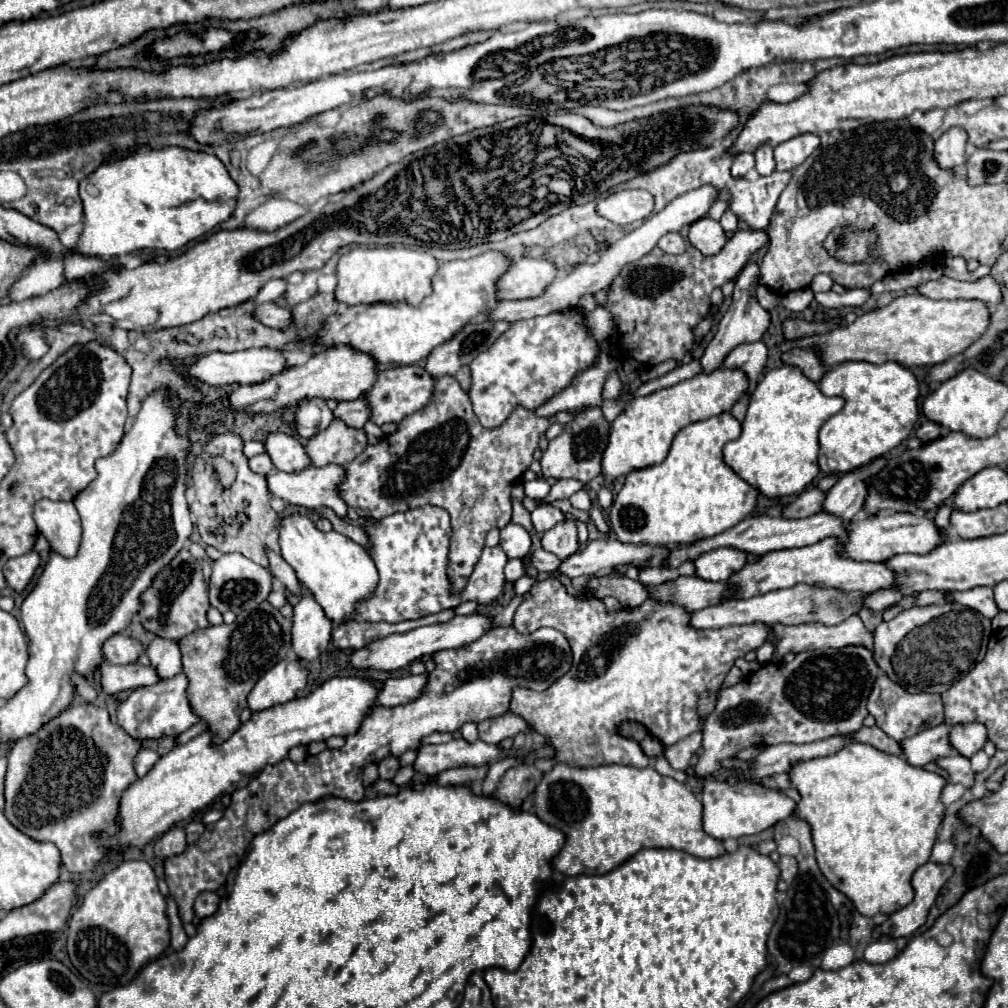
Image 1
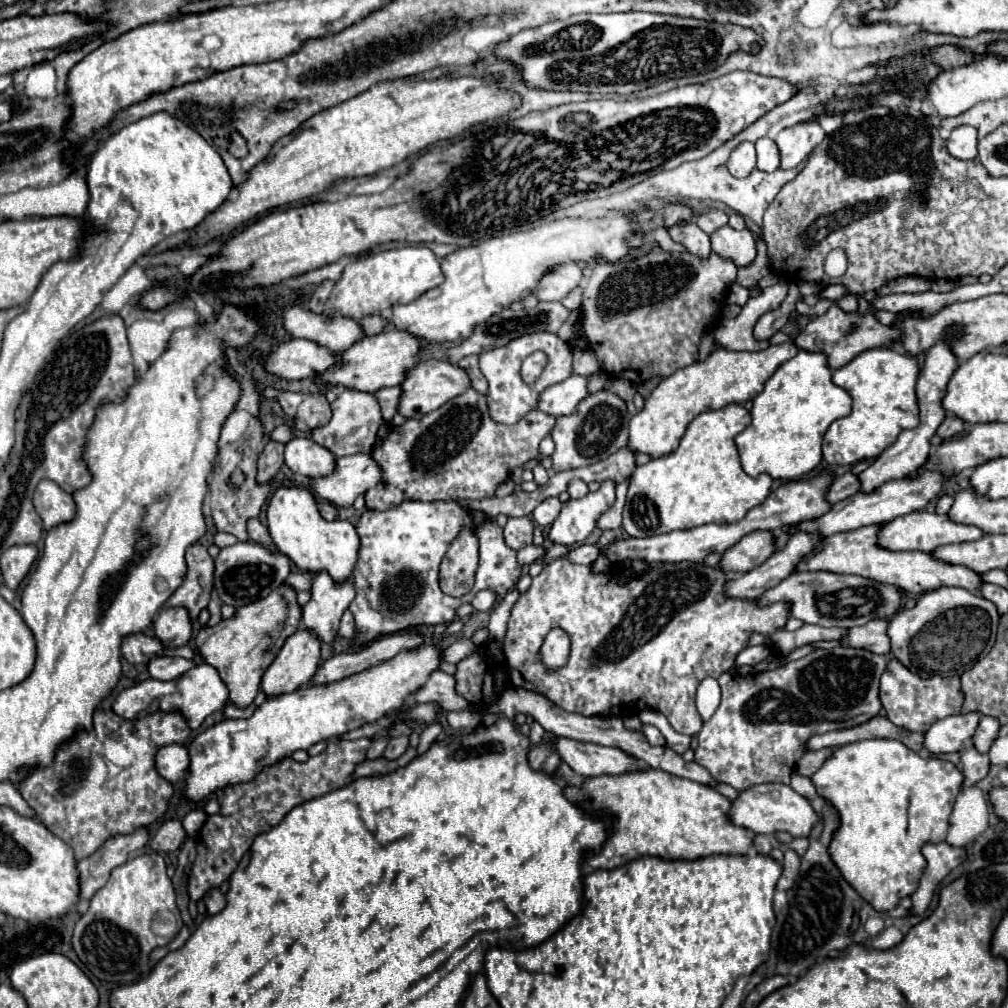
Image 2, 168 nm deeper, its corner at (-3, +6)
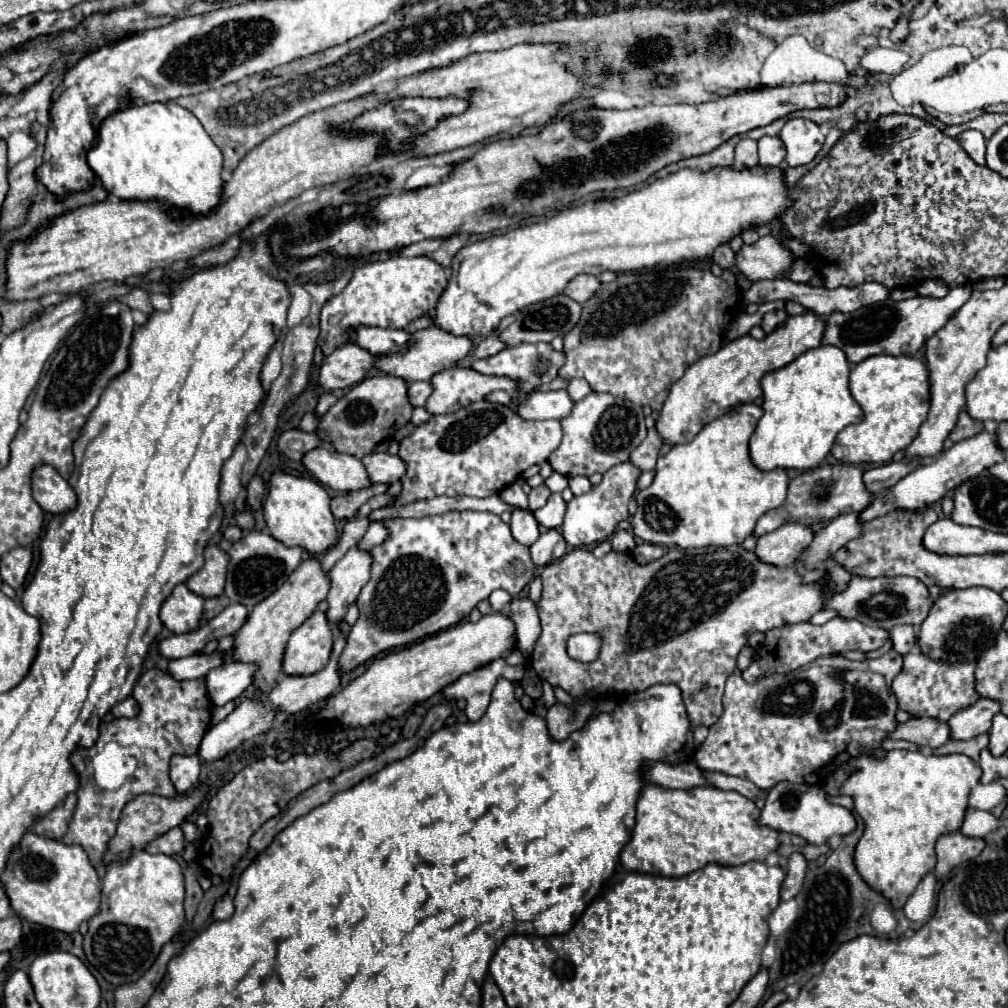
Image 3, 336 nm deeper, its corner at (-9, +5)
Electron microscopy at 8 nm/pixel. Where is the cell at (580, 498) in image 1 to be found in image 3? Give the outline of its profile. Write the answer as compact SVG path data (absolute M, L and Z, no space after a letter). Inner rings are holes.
M569 477L569 487L571 487L571 491L573 491L573 495L583 495L585 491L589 491L589 487L591 487L591 483L589 483L589 479L587 477Z

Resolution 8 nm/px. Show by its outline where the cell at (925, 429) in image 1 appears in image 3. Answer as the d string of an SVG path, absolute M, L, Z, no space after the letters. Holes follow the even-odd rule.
M963 409L963 411L959 413L959 421L957 421L957 425L955 425L955 429L951 431L949 437L957 443L957 441L969 439L969 437L973 437L973 435L977 435L977 433L981 433L981 431L983 431L983 423L971 419L971 415Z

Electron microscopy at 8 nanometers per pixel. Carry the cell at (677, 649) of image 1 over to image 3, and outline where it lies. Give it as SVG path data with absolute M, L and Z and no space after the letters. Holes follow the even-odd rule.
M743 547L717 549L701 555L687 555L681 549L669 549L661 559L645 565L639 565L631 553L611 551L603 559L597 559L589 549L573 549L563 559L545 565L541 573L543 595L537 609L543 633L535 645L529 665L541 679L549 681L551 687L559 685L573 699L579 699L589 691L599 695L605 695L607 691L629 695L657 683L675 683L683 691L691 725L711 727L723 713L721 697L725 679L737 669L737 655L747 637L787 623L809 621L825 607L833 593L845 591L853 579L853 573L833 557L823 561L823 569L833 587L825 581L803 583L795 567L763 563L753 551L745 551ZM581 631L603 635L599 659L593 663L581 663L567 655L567 639Z

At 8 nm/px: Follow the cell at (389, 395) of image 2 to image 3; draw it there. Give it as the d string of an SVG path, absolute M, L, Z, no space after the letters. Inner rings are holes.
M415 381L409 385L409 399L415 407L423 407L433 393L433 385L429 381Z

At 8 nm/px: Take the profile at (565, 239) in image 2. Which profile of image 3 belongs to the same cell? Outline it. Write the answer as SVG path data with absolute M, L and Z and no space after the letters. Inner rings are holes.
M713 167L709 171L679 169L677 173L655 179L647 187L623 197L569 207L543 223L519 227L505 235L493 235L489 239L465 245L453 259L451 279L437 303L433 321L437 327L453 335L487 337L497 329L503 317L563 293L567 283L581 273L599 275L607 269L627 273L651 269L655 265L711 261L711 255L719 245L729 243L735 235L749 227L771 223L775 217L783 215L791 203L785 171L781 167Z

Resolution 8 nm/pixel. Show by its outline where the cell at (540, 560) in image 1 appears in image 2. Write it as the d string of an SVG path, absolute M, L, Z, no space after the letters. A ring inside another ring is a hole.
M587 542L587 544L581 544L581 546L573 548L573 550L569 550L565 554L565 560L573 562L573 564L593 564L597 556L599 556L599 548L595 544Z

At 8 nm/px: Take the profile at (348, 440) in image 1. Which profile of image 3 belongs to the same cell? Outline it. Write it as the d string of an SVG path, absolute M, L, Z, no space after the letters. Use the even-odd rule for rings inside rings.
M383 375L383 377L367 377L357 383L351 391L347 391L321 419L319 435L327 445L333 445L339 453L347 453L353 457L369 455L377 443L391 437L397 429L411 423L413 405L409 401L409 383L401 377Z

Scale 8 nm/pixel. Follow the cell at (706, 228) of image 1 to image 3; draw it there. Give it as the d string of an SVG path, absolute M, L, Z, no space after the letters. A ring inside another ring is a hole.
M771 235L761 237L755 245L743 245L735 257L735 267L749 279L777 279L783 277L793 267L793 253L783 247Z

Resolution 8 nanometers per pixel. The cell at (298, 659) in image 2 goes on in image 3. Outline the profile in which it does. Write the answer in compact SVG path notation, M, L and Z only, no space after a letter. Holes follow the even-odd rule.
M315 611L289 637L283 673L285 675L313 675L329 661L333 647L333 631L323 611Z

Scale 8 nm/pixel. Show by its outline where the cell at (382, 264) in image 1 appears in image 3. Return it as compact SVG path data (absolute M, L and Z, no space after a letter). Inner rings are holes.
M391 257L385 261L375 261L359 267L349 285L341 291L341 295L331 297L323 305L317 345L327 357L337 347L351 341L349 327L407 327L411 321L429 315L429 311L437 307L437 301L447 287L447 277L447 271L431 257Z

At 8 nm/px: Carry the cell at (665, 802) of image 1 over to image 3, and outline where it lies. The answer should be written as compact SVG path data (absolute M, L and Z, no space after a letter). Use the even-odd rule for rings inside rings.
M647 785L637 801L637 825L631 841L621 851L621 865L627 871L661 877L683 877L707 863L717 865L743 865L749 861L765 861L769 853L779 847L779 833L775 829L759 827L761 811L757 805L737 791L723 791L717 787L697 787L697 791L665 791Z

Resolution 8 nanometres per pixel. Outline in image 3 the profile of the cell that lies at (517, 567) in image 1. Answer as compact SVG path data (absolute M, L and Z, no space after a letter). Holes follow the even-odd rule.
M555 529L543 531L541 537L529 547L531 549L531 559L537 567L545 567L551 561L557 561L565 555L567 551L567 543L563 539L563 535Z

